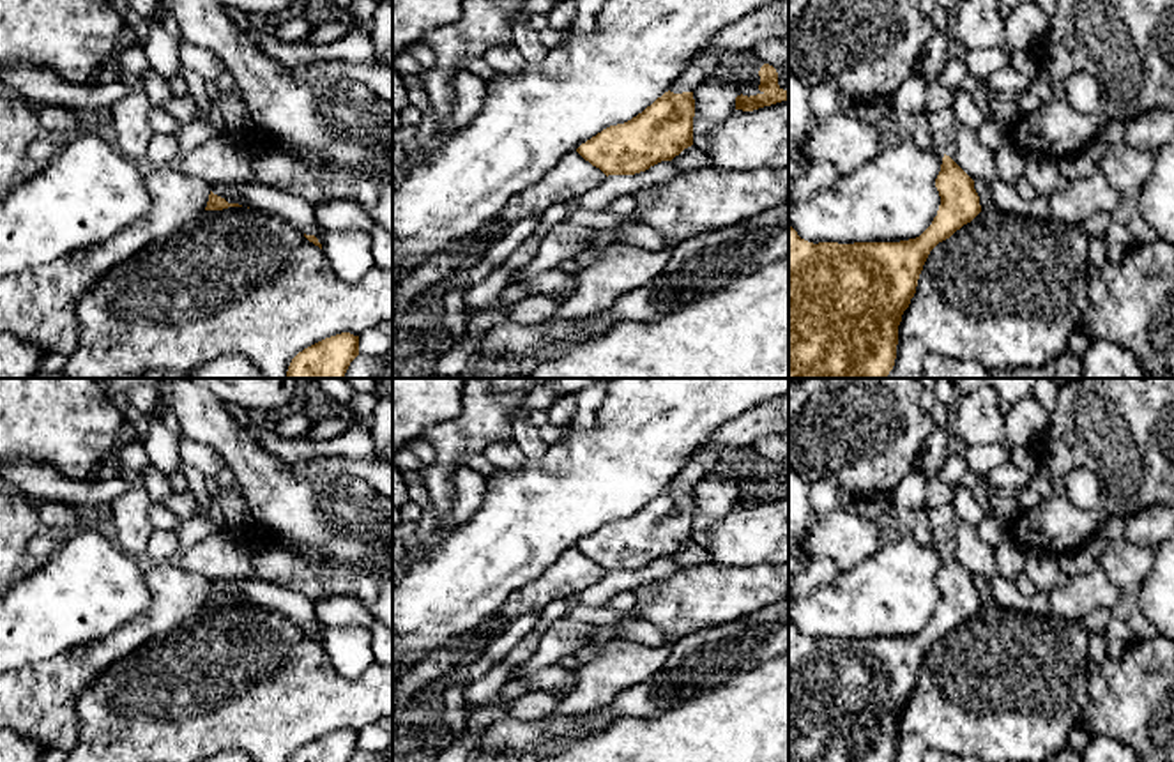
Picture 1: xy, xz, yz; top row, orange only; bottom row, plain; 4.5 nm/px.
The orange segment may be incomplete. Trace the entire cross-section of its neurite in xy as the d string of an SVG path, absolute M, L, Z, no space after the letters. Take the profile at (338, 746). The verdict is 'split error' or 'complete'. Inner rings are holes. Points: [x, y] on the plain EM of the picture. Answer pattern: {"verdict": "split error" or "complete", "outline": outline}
{"verdict": "complete", "outline": "M341 728L299 748L290 762L350 762L359 751L359 732Z"}

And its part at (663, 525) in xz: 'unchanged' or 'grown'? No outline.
unchanged

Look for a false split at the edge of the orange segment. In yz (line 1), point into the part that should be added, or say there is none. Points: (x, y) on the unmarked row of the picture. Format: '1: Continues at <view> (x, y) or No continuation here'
1: No continuation here

